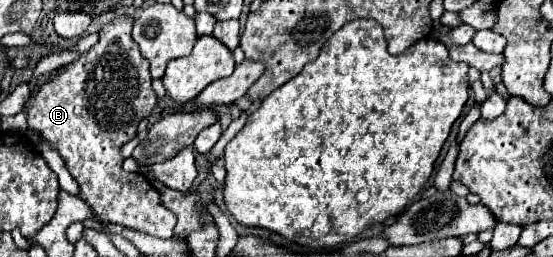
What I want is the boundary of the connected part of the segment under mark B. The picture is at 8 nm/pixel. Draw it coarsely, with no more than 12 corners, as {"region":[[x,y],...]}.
{"region":[[131,17],[27,101],[99,221],[171,239],[121,147],[157,103]]}

